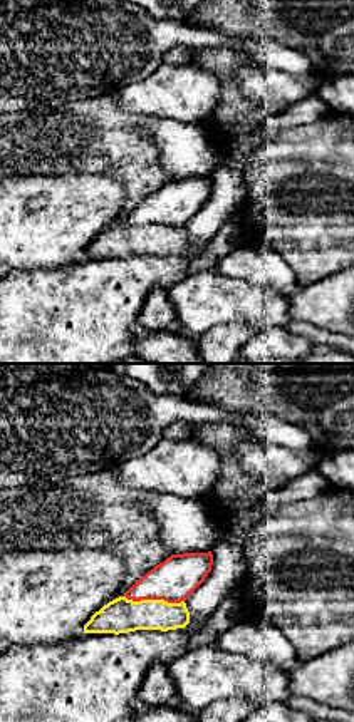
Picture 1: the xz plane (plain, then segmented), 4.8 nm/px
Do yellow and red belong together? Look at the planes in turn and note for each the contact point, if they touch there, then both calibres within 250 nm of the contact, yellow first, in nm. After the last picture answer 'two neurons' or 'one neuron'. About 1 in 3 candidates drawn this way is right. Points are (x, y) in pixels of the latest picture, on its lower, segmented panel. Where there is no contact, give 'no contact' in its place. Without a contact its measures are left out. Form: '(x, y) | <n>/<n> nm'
(155, 600) | 170/200 nm

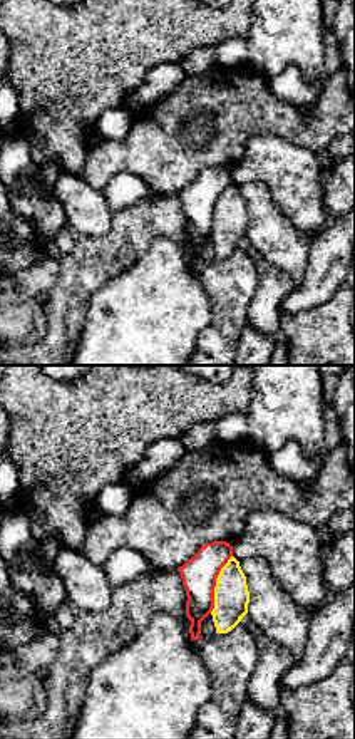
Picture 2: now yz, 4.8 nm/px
(216, 583) | 170/170 nm

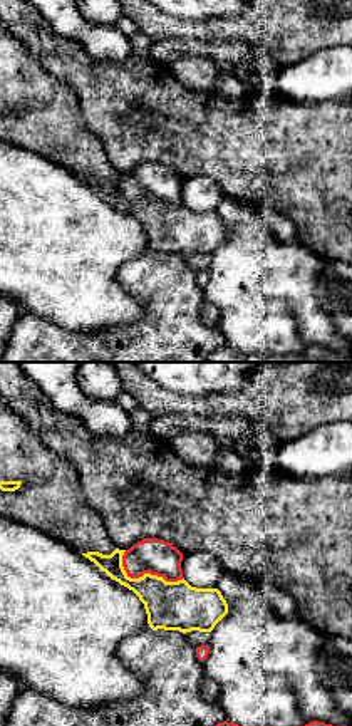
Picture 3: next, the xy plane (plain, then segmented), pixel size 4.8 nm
(146, 574) | 240/170 nm

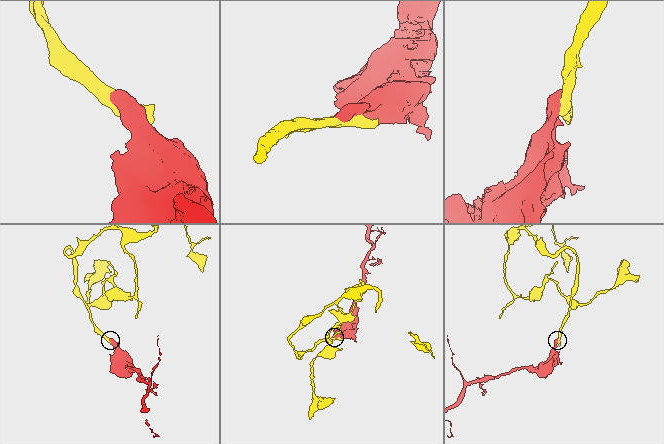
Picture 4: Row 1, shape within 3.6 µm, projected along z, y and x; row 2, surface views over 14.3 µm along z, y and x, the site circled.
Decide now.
two neurons

